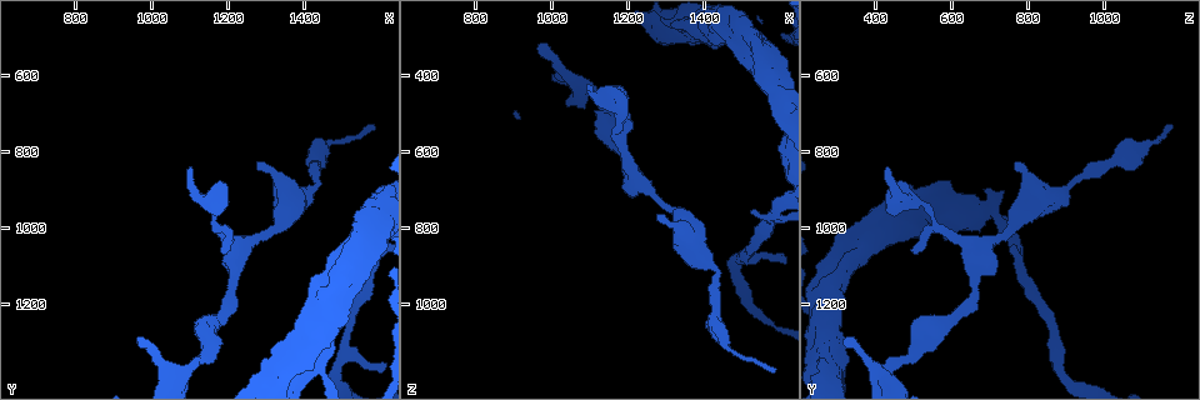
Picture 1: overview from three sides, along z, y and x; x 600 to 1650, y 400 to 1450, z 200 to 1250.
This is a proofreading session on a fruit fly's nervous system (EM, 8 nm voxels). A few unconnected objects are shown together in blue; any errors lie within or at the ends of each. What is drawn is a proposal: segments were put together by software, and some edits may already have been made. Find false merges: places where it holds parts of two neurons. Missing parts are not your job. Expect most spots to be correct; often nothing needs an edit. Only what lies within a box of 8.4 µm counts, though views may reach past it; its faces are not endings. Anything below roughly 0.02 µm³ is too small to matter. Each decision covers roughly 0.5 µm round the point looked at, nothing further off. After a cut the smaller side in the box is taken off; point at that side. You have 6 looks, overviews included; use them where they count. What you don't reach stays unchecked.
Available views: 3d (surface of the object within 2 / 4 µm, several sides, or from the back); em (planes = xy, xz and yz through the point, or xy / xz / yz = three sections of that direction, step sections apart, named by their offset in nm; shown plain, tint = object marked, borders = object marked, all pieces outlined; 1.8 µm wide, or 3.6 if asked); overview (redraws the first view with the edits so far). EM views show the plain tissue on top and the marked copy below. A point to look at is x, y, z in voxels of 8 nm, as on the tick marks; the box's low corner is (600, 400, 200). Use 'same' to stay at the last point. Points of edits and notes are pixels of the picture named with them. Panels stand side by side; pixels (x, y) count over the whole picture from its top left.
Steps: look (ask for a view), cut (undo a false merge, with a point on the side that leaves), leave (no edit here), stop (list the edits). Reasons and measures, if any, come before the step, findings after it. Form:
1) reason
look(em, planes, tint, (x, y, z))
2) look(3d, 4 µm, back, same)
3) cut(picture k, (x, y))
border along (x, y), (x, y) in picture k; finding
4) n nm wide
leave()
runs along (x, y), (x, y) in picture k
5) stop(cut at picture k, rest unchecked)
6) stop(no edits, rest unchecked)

look(em, xy, step 4, borders, (1585, 1055, 765))

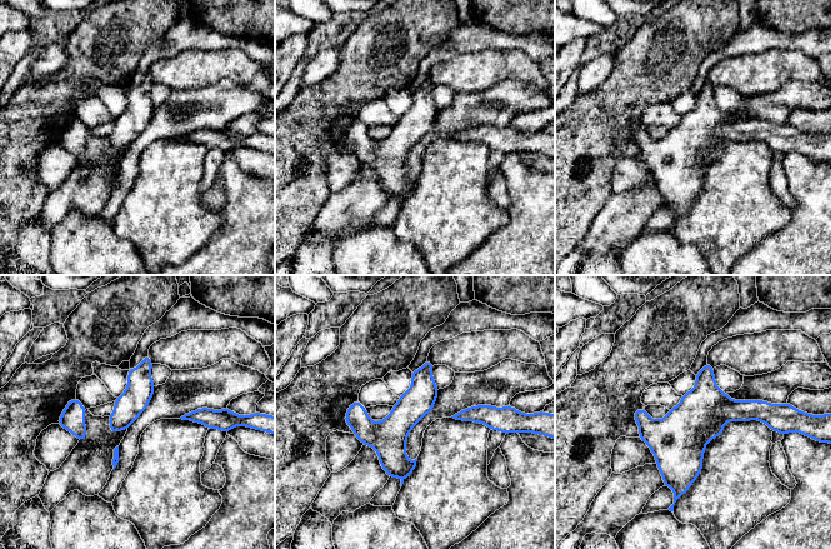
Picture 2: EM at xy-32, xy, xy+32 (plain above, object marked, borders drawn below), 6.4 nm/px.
leave()
runs along (429, 365), (388, 428), (348, 419) in picture 2; continuous, no second neuron

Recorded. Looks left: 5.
branch point
look(3d, 4 µm, (1415, 1295, 280))

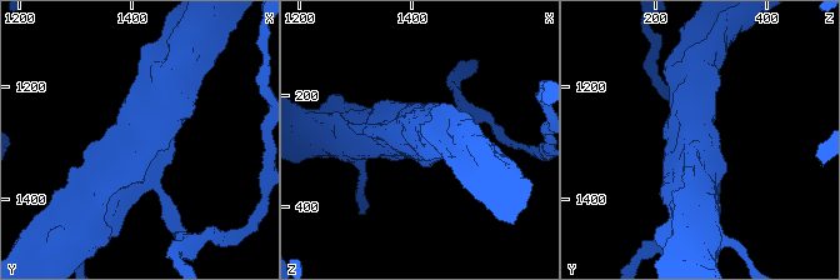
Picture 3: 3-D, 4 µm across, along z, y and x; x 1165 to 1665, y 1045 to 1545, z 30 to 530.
3 arms; arms of 260, 500, 500 nm; need the tissue
look(em, 3.6 µm, planes, tint, (1415, 1305, 280))

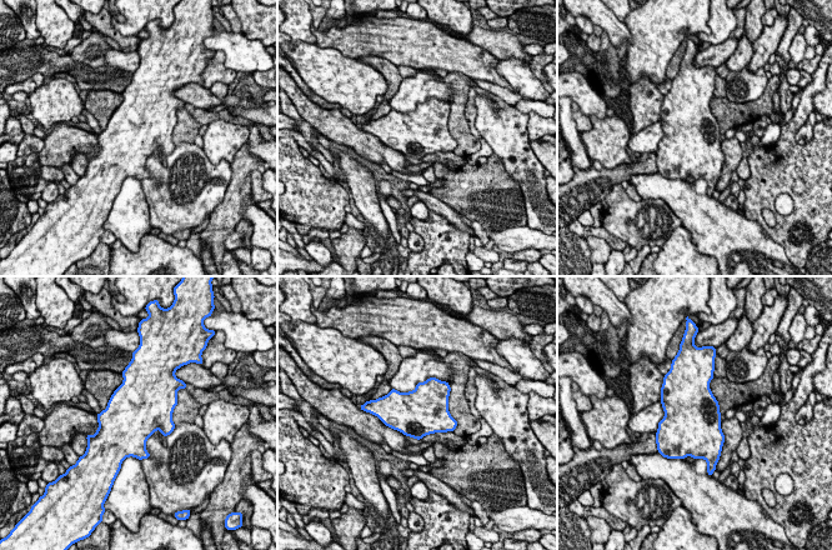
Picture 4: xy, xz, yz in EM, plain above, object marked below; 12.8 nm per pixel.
leave()
all the same neuron

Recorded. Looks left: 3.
thick turns thin
look(3d, 4 µm, (1175, 930, 500))

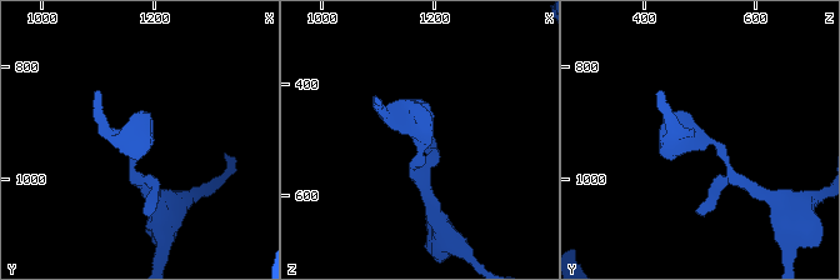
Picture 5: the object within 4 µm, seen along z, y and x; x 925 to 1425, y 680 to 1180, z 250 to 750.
need the tissue
look(em, 3.6 µm, planes, tint, (1180, 935, 505))

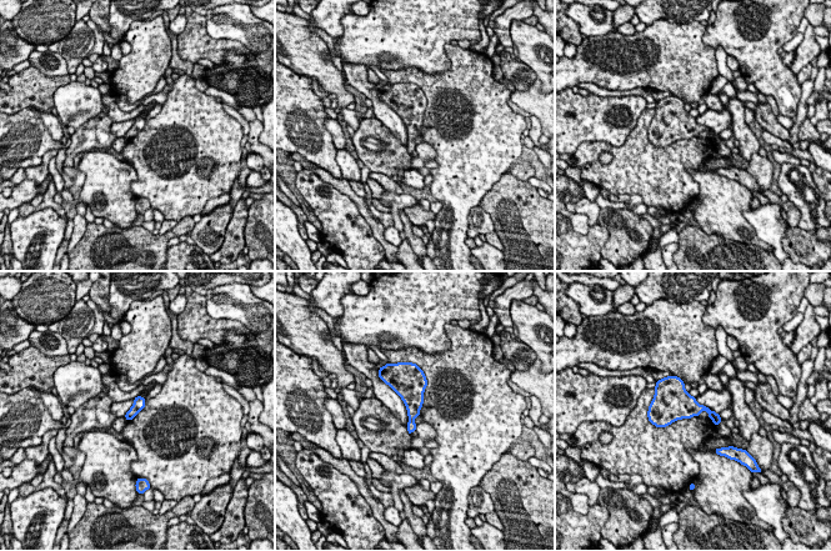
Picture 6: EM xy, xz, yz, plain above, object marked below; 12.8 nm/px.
leave()
one neuron here

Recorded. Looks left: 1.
stop(no edits, rest unchecked)

